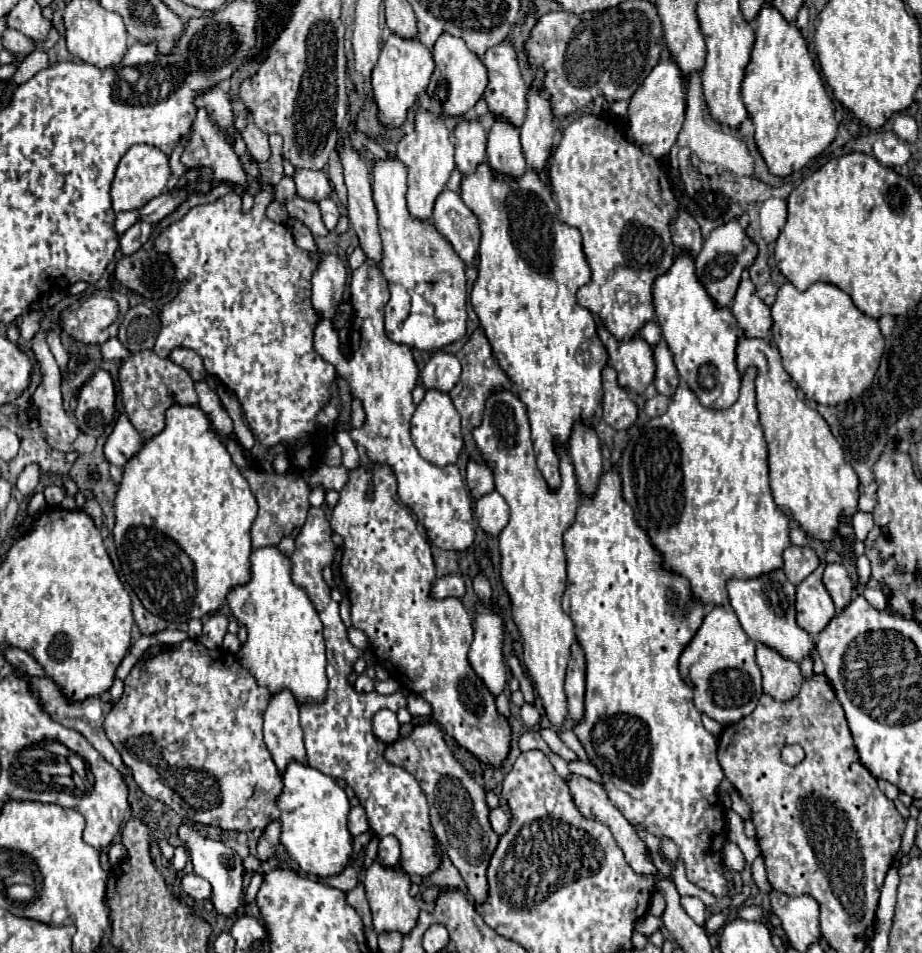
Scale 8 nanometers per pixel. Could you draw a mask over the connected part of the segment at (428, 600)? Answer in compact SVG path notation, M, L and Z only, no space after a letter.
M370 463L370 467L356 467L356 469L350 469L350 477L348 477L348 483L340 489L340 499L336 503L336 507L332 509L332 517L330 517L330 527L344 539L344 553L342 553L342 561L340 561L340 573L342 573L342 581L346 583L348 587L348 597L350 597L350 603L352 603L352 625L362 629L368 639L370 639L370 647L376 655L376 661L388 669L390 677L404 689L408 689L410 693L416 693L420 697L424 697L430 707L432 707L432 717L444 727L444 731L454 737L464 749L468 749L472 755L476 755L482 763L488 763L492 767L500 767L504 757L508 755L508 749L510 749L510 725L508 721L498 715L496 711L496 705L494 705L494 697L488 693L486 685L480 681L480 677L476 677L474 669L470 667L468 663L468 649L470 649L470 643L472 643L472 619L466 611L466 607L460 603L460 599L456 597L446 597L446 599L436 599L432 597L432 583L434 583L434 561L432 561L432 553L430 553L430 545L428 541L418 533L418 527L416 527L416 521L412 519L410 511L398 503L396 499L396 475L392 471L390 465L382 465L382 463Z

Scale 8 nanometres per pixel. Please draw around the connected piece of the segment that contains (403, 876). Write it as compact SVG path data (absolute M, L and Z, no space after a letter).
M376 857L372 861L372 865L364 871L362 885L366 889L368 903L370 903L370 909L372 909L374 929L378 933L392 931L392 929L400 929L402 935L410 933L410 929L416 925L418 911L420 911L416 901L408 893L410 891L410 875L404 869L400 869L400 867L386 867L386 865L382 865L382 861Z

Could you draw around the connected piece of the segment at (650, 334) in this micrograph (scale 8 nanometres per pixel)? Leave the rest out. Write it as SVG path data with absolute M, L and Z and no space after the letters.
M650 321L650 323L646 323L644 327L642 327L642 331L640 331L640 337L650 345L650 347L654 347L658 341L660 341L660 337L662 337L662 331L660 331L660 325L656 323L656 321Z

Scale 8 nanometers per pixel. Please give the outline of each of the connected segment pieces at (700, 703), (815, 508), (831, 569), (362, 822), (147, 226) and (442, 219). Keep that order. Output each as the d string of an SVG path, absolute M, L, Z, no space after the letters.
M712 607L704 617L700 629L686 645L680 655L680 675L694 691L694 705L700 713L706 713L720 725L734 725L746 715L750 715L756 707L756 701L762 697L762 683L760 683L760 669L754 659L756 643L744 633L736 613L730 607Z
M740 335L736 347L736 367L744 375L748 367L756 367L756 395L760 423L768 441L770 487L782 511L786 511L800 527L820 539L824 545L832 543L838 519L852 517L858 505L858 477L846 463L844 451L832 435L826 419L808 407L792 385L790 375L782 367L782 355L770 339L750 339Z
M828 563L824 569L824 575L822 575L822 581L838 609L842 609L850 603L852 593L854 593L854 583L842 563Z
M356 805L356 807L350 809L348 829L350 829L352 835L360 835L360 833L368 831L368 817L366 817L366 811L364 811L362 805Z
M136 221L122 237L120 237L120 249L122 253L134 253L136 249L140 249L140 245L144 241L148 241L152 233L152 223L148 221Z
M444 189L440 193L434 205L432 221L436 231L444 235L444 239L452 245L452 249L464 261L464 265L470 267L478 253L480 229L476 215L464 205L458 191Z

